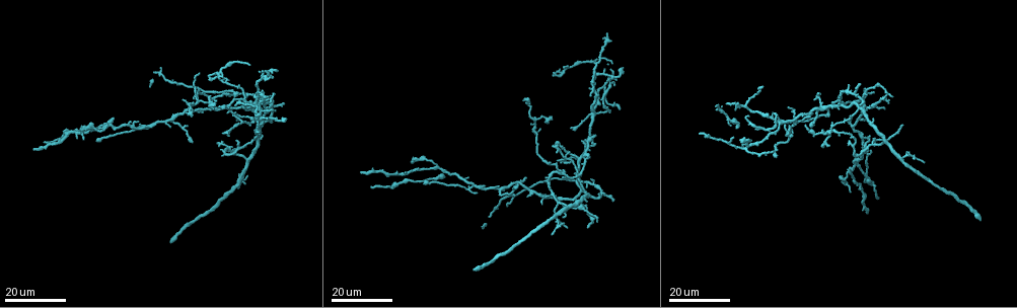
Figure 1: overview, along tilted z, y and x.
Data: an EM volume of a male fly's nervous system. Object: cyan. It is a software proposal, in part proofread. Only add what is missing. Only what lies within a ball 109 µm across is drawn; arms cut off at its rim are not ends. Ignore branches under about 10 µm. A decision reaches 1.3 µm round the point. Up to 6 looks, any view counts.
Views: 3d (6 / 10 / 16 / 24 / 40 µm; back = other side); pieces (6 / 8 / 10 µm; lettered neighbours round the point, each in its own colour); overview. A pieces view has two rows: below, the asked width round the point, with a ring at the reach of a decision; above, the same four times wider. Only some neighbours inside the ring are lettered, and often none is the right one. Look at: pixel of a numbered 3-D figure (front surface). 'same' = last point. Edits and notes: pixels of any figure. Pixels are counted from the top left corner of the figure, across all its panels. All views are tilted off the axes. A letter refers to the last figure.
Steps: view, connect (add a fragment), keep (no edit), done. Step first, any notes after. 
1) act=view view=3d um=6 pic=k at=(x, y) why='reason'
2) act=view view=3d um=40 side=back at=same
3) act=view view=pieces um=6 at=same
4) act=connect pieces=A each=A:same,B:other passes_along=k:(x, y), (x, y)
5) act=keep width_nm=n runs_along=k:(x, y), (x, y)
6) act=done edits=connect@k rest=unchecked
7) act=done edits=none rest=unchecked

act=view view=3d um=16 pic=1 at=(786, 134) why='branch stops here'

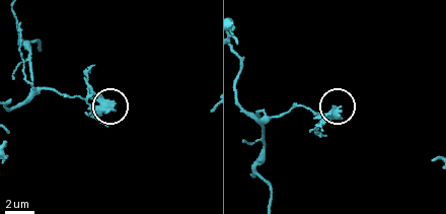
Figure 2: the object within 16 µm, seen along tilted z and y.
act=view view=pieces um=6 pic=2 at=(112, 110)

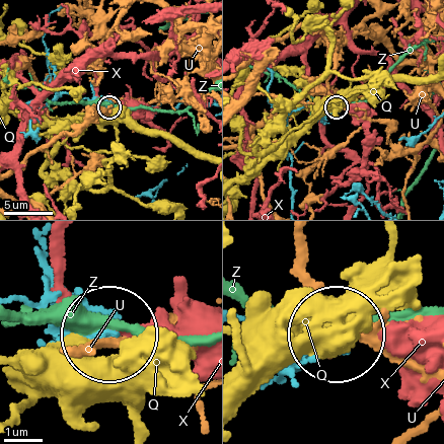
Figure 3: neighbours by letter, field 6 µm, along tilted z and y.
act=keep each=Q:other,U:other,X:other,Z:other found='none of them fits'

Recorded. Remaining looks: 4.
act=view view=3d um=24 pic=1 at=(221, 133) why='end of a long branch'

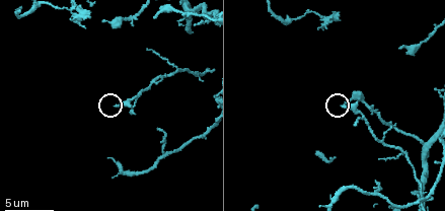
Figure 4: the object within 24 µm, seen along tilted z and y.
act=view view=pieces um=10 pic=4 at=(116, 106)

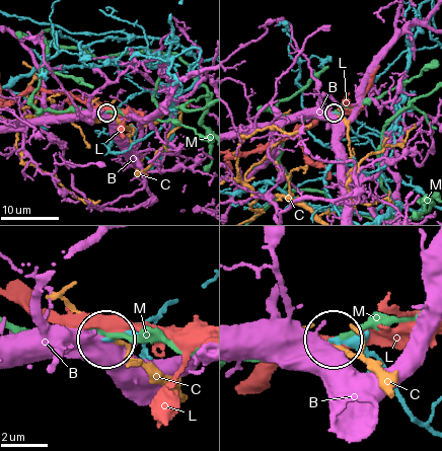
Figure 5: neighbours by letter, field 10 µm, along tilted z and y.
act=keep each=B:other,C:other,L:other,M:other runs_along=5:(176, 300), (107, 339) found='no lettered fragment goes on from it'

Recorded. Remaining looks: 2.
act=view view=3d um=24 pic=1 at=(591, 95) why='free end'

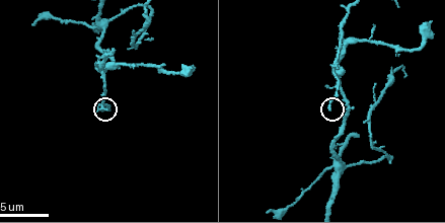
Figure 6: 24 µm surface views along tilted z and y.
act=view view=pieces um=8 pic=6 at=(329, 109)

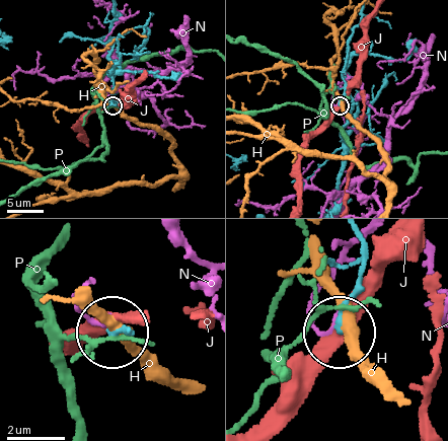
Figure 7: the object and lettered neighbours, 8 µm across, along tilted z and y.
act=keep width_nm=170 each=H:other,J:other,N:other,P:other runs_along=7:(358, 240), (359, 284), (339, 328) found='no lettered fragment goes on from it'

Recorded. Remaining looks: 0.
act=done edits=none rest=unchecked

